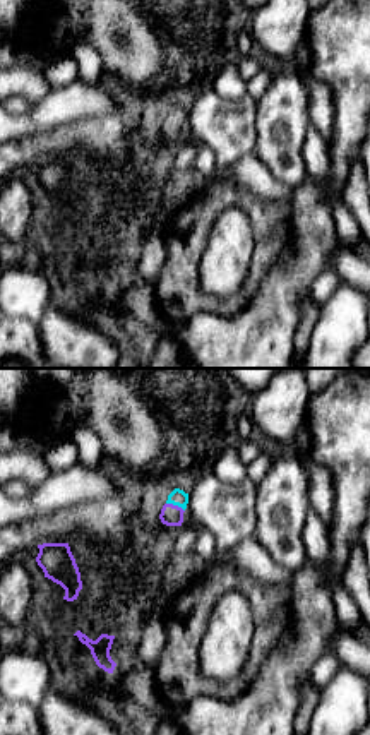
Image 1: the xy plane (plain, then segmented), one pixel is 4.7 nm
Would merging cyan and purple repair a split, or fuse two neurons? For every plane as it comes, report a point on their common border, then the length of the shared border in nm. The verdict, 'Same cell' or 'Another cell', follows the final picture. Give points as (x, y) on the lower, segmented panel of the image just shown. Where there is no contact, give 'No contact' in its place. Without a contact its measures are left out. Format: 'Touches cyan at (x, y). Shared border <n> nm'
Touches cyan at (175, 504). Shared border 100 nm

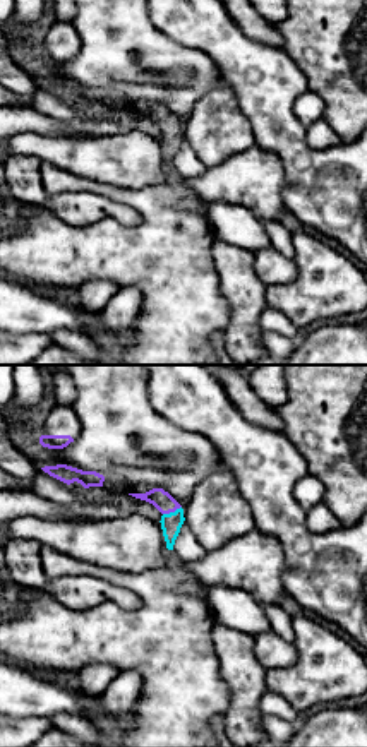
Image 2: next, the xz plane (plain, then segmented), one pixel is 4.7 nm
Touches cyan at (172, 513). Shared border 100 nm

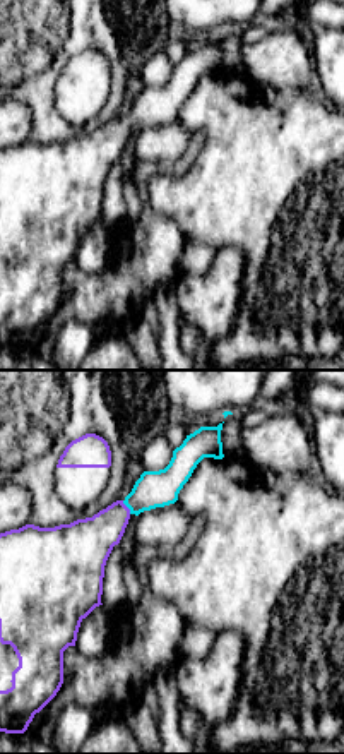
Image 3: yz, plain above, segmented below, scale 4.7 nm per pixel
Touches cyan at (127, 506). Shared border 80 nm

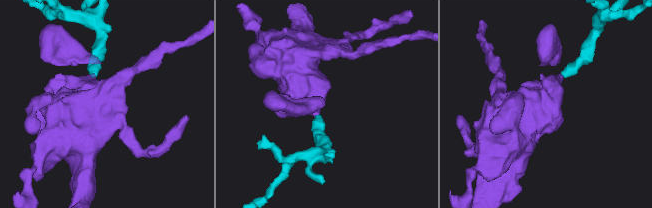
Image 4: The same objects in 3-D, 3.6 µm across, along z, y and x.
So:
Same cell

